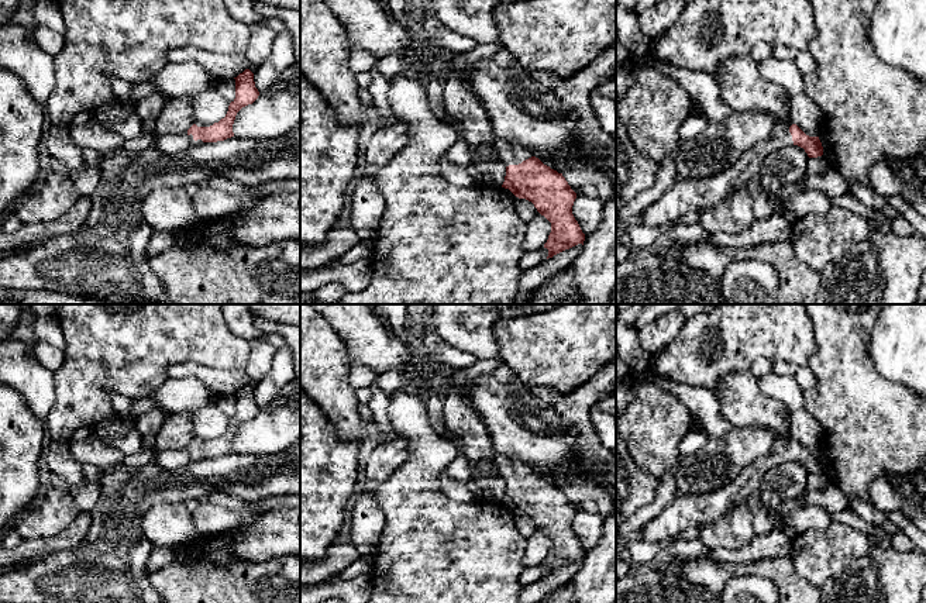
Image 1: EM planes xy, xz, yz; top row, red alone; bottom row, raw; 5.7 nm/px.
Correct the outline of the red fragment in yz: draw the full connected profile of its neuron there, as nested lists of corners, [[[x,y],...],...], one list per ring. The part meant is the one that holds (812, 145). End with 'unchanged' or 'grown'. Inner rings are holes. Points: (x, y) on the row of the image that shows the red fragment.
[[[777,123],[764,141],[744,152],[730,168],[705,179],[675,183],[640,214],[641,223],[664,230],[669,221],[679,218],[682,214],[689,211],[702,213],[716,206],[757,176],[770,154],[789,145],[803,148],[809,158],[823,155],[819,137],[806,135],[796,124]]]; grown

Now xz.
[[[495,138],[493,144],[506,165],[502,187],[531,201],[551,223],[551,232],[544,244],[548,249],[547,259],[578,244],[584,245],[585,234],[572,214],[576,193],[562,173],[544,165],[516,139]]]; grown

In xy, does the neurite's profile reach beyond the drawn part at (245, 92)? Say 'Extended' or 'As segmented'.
Extended

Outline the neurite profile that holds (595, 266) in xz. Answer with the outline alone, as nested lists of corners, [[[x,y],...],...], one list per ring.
[[[616,194],[603,203],[600,225],[585,237],[582,251],[574,259],[578,304],[610,304],[616,289]]]

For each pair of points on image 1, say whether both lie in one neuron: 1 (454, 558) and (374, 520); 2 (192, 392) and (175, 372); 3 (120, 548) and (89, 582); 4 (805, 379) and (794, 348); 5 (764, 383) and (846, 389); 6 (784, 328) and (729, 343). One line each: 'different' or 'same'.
1: different
2: different
3: same
4: different
5: different
6: same

